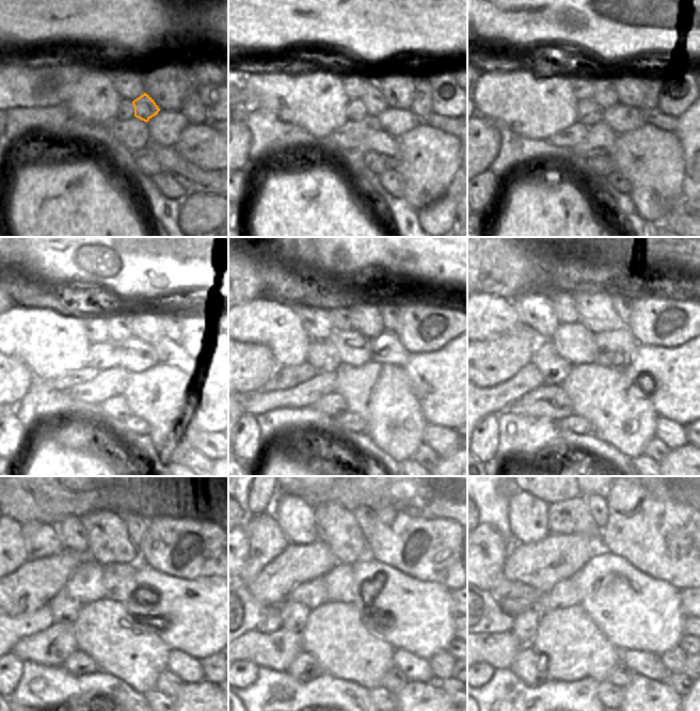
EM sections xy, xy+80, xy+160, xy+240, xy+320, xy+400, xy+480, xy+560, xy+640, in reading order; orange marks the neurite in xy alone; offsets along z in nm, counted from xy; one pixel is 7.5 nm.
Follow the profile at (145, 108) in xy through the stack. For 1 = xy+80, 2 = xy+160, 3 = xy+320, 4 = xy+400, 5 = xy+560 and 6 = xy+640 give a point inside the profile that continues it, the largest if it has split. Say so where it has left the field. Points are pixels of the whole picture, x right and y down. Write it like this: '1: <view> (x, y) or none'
1: xy+80 (372, 98)
2: xy+160 (604, 94)
3: xy+320 (339, 317)
4: xy+400 (562, 302)
5: xy+560 (296, 518)
6: xy+640 (527, 515)

